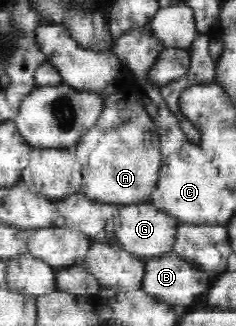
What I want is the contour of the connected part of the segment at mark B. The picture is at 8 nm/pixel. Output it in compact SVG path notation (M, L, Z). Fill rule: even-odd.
M169 252L169 254L151 257L146 260L142 290L165 304L189 306L201 294L206 295L211 286L209 280L213 280L209 273L201 272L201 270L198 270L193 265L183 262L175 252Z

